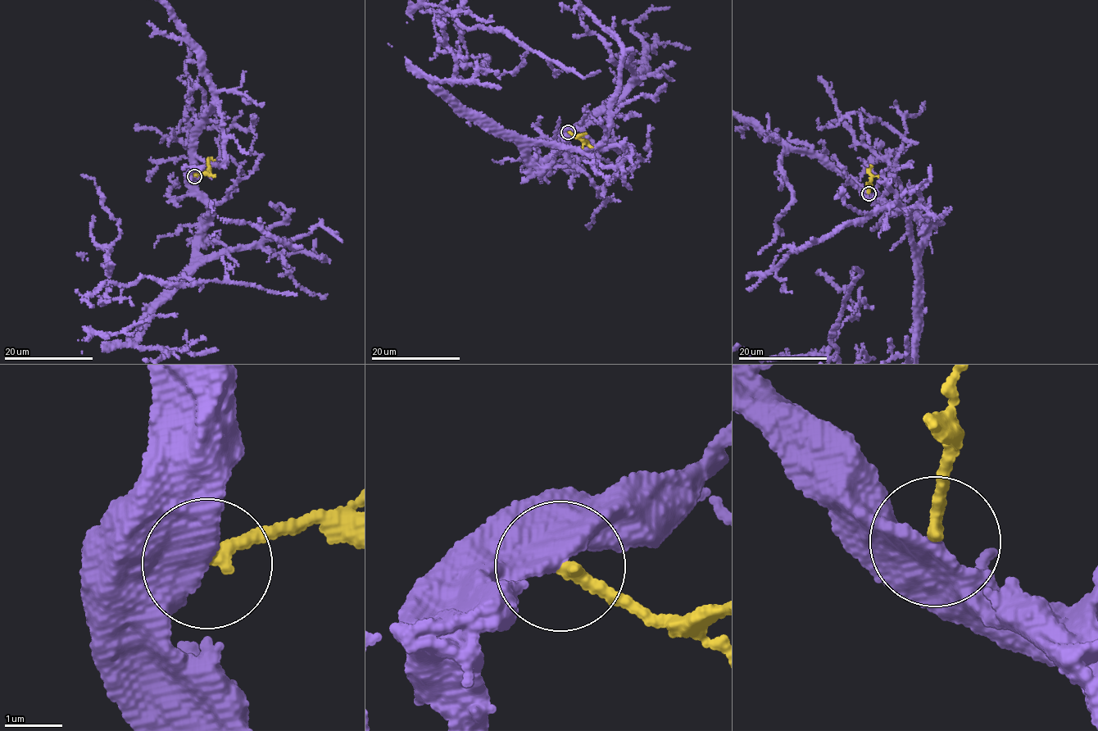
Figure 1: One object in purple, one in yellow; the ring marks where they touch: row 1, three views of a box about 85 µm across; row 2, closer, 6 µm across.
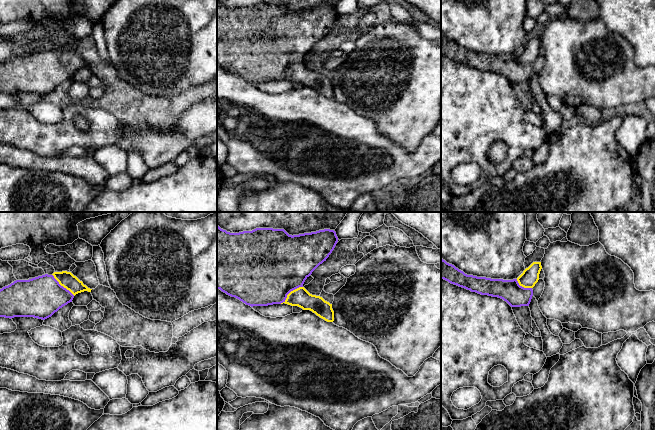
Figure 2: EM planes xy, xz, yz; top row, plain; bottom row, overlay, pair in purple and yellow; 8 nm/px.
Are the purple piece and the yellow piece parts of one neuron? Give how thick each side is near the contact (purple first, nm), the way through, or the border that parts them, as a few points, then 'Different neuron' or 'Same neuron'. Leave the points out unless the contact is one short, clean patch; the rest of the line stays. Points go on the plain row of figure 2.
Thickness 500 nm (purple) against 150 nm. Path across: xz (270, 43), (290, 67), (300, 73). Same neuron

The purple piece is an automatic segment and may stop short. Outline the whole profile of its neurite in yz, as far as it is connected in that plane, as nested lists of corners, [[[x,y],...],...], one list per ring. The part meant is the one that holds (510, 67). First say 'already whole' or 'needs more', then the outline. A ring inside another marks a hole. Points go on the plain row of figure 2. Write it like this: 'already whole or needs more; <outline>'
needs more; [[[441,35],[441,55],[444,55],[451,60],[470,66],[471,68],[501,74],[511,83],[529,82],[533,72],[532,64],[539,56],[541,45],[541,38],[533,38],[517,55],[491,55],[486,53],[467,51],[463,47],[456,44],[454,41],[449,40],[445,36]]]

